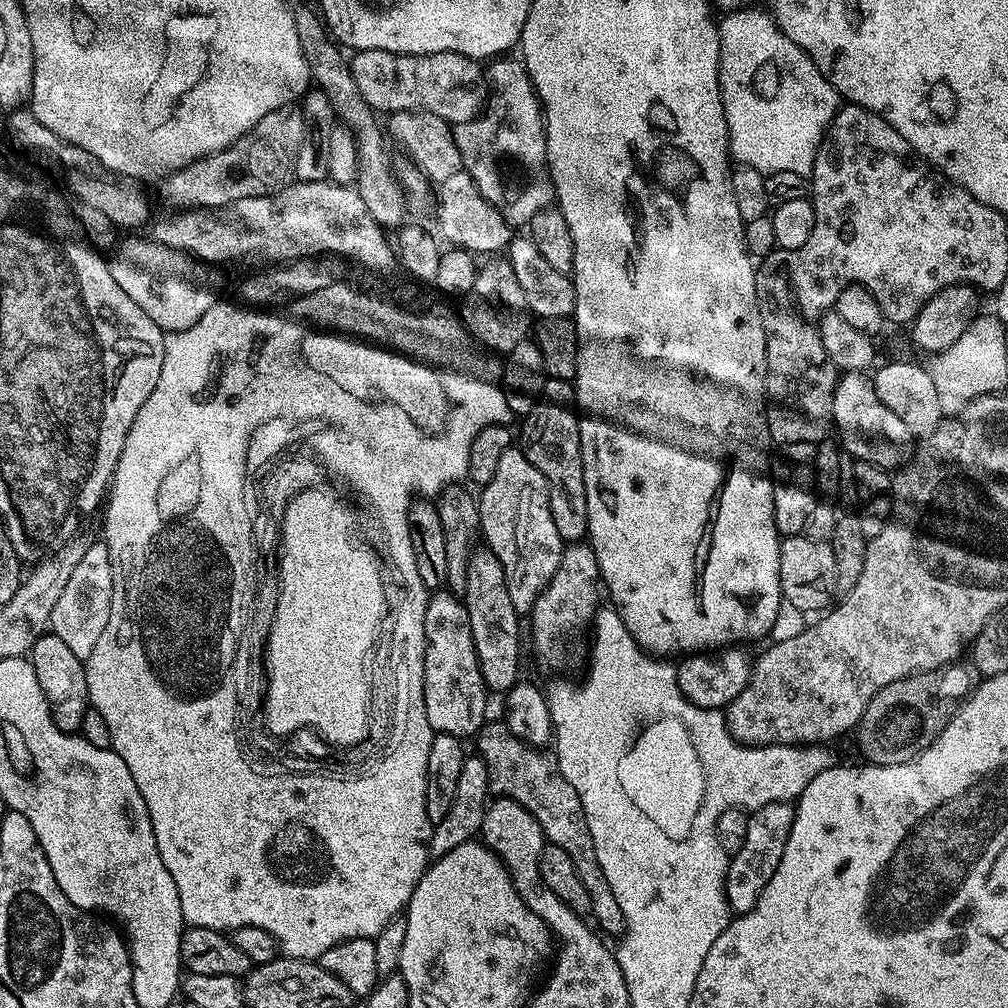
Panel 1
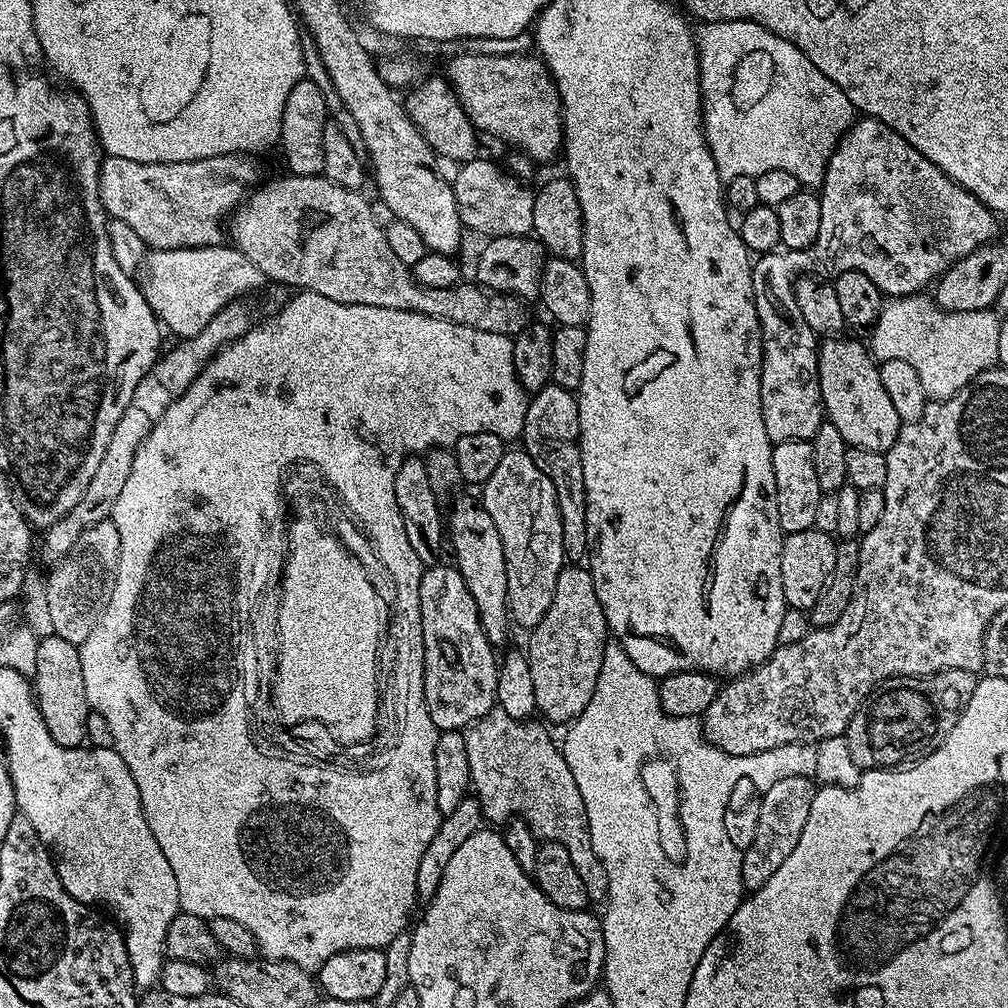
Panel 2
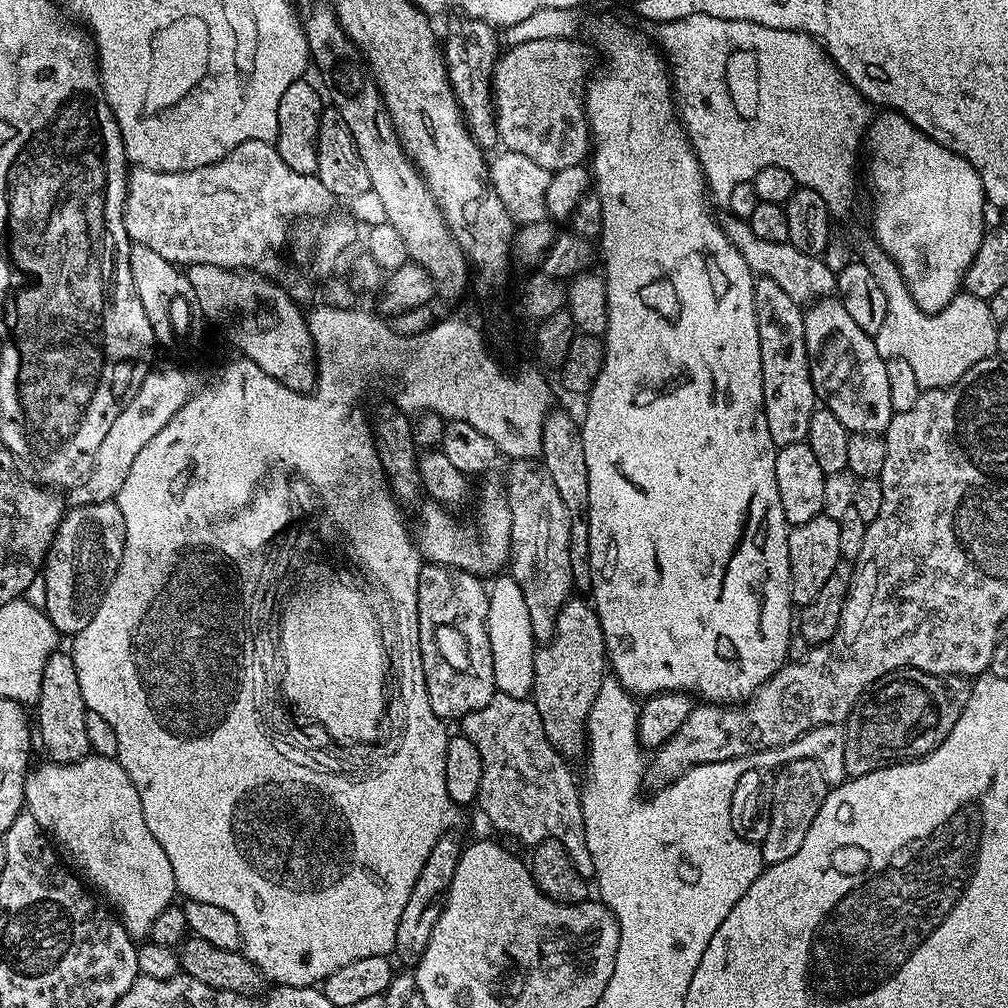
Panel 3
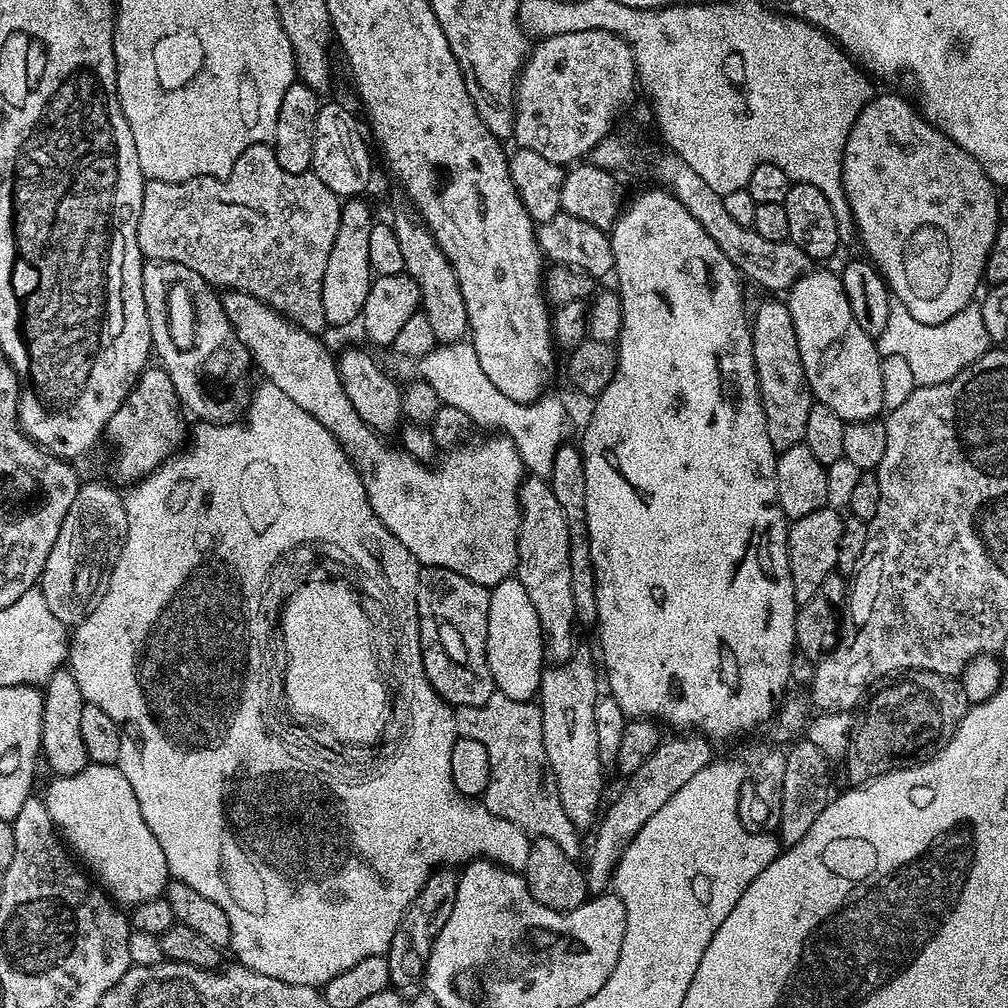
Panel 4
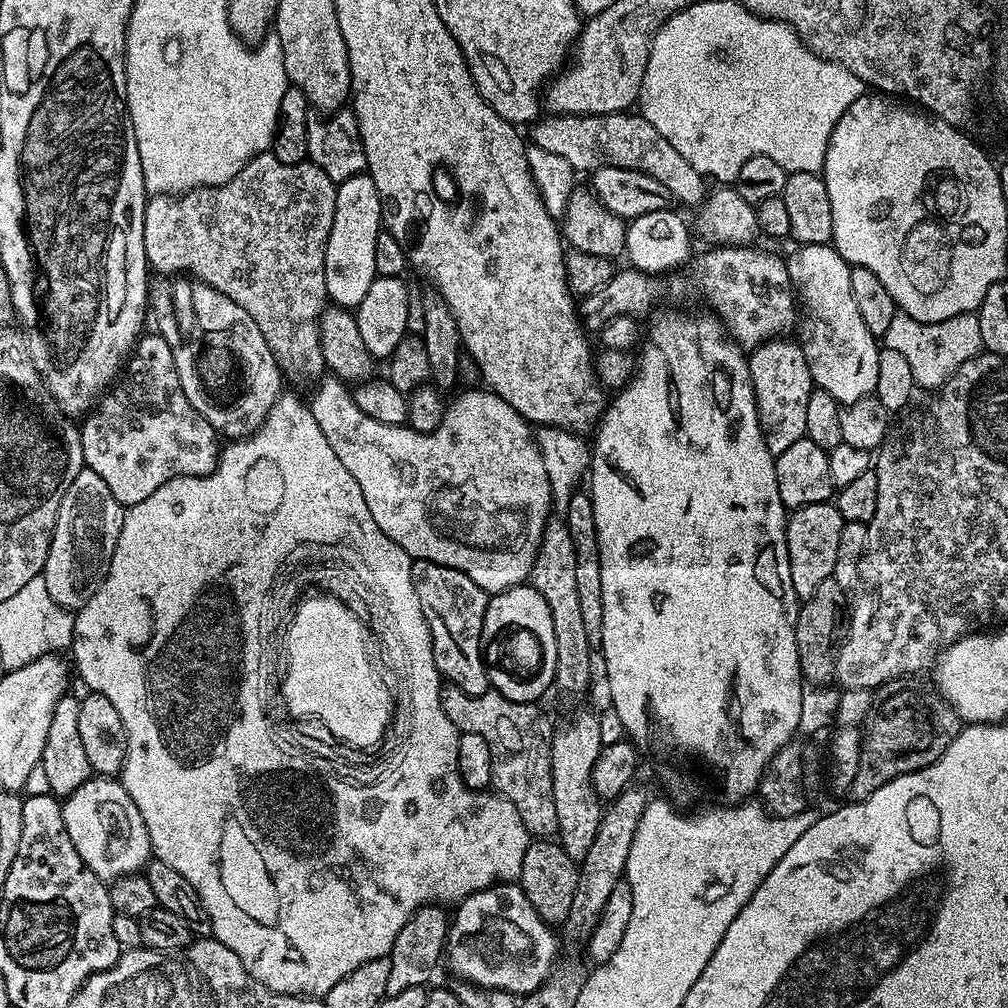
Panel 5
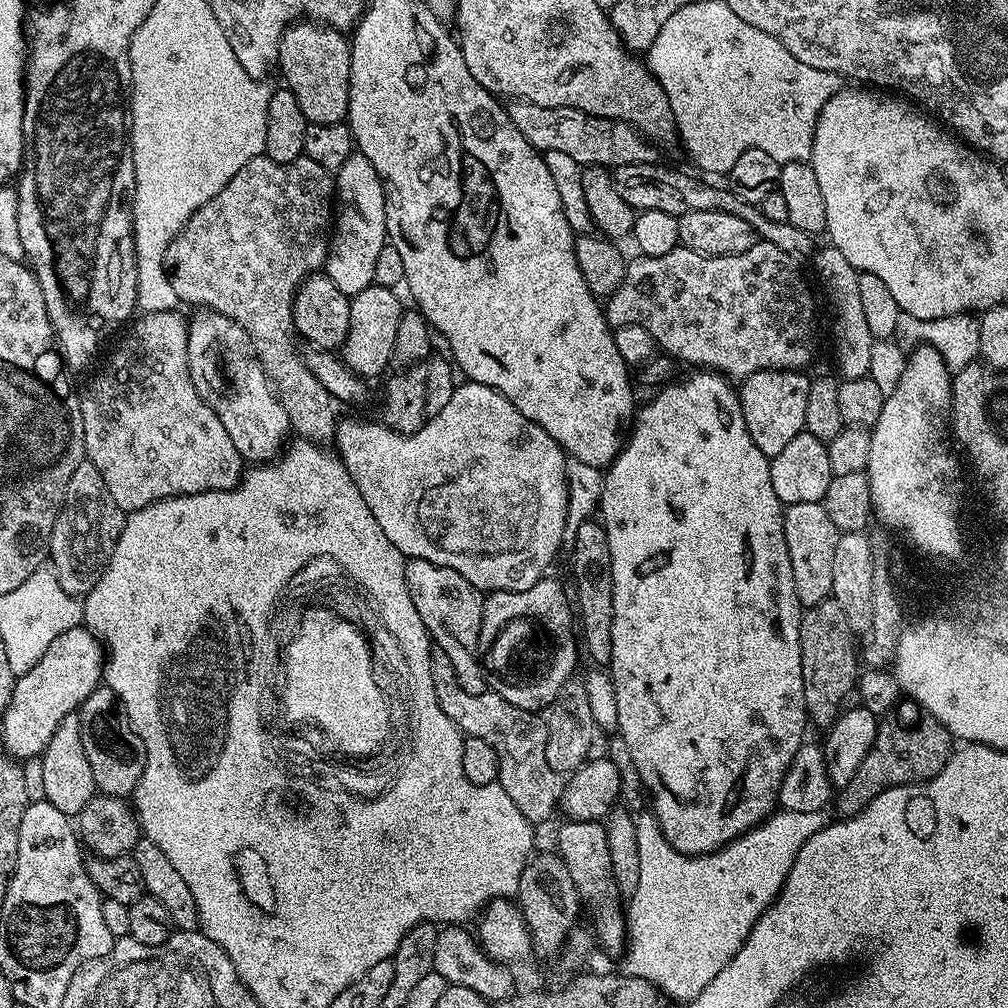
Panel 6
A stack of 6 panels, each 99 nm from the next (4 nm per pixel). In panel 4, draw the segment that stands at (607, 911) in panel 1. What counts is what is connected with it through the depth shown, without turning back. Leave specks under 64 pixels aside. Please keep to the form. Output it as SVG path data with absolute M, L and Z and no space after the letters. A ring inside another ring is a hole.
M493 691L492 697L482 706L462 706L455 709L454 715L456 731L460 736L474 738L474 742L482 742L482 746L486 746L486 755L490 758L490 782L482 797L486 810L505 820L509 826L528 833L529 837L550 838L550 842L558 842L558 846L562 846L562 851L567 856L579 857L581 833L574 826L574 822L566 818L566 810L562 810L556 793L556 781L552 779L552 770L548 767L546 758L546 746L542 742L542 714L539 703L515 700Z

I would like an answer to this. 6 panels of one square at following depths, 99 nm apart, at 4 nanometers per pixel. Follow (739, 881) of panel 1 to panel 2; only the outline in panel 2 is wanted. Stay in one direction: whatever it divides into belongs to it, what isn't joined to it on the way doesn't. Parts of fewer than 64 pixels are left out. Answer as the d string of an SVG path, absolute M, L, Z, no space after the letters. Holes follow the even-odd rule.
M787 776L782 782L774 782L774 786L763 789L758 805L758 834L754 834L754 842L743 849L742 882L749 893L754 893L766 882L770 882L774 870L790 858L790 850L798 846L798 838L802 838L802 826L806 826L806 818L810 818L810 802L814 802L817 785L806 776Z

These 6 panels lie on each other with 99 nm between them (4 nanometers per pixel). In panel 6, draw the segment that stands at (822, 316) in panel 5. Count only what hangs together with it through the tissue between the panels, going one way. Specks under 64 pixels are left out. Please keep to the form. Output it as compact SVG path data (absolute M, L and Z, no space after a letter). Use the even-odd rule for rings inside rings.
M831 246L817 247L811 257L812 264L816 267L816 276L836 311L836 321L832 324L832 336L836 339L836 364L840 367L840 376L845 380L867 376L870 370L870 350L873 338L866 327L866 317L862 314L862 302L858 298L858 278L860 273L846 257L842 250ZM816 256L816 257L815 257Z

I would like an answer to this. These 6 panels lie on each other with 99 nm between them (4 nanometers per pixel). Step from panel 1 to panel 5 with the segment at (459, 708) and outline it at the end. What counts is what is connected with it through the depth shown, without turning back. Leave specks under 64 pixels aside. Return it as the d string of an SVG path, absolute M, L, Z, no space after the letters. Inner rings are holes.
M413 560L412 577L414 590L418 590L418 602L422 602L422 614L426 614L430 626L434 662L441 677L471 696L489 691L488 671L484 669L484 653L480 650L489 593L470 582L462 570L438 566L438 562L429 560Z

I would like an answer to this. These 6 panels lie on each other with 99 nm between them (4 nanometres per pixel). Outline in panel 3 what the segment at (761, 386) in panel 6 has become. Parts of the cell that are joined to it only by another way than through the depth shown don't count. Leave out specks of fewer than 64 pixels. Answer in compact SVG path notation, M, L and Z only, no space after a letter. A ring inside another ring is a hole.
M760 278L754 283L756 321L762 358L762 390L764 413L770 426L770 438L778 446L807 441L810 414L818 406L816 391L810 378L808 351L801 307L778 286L778 282Z

